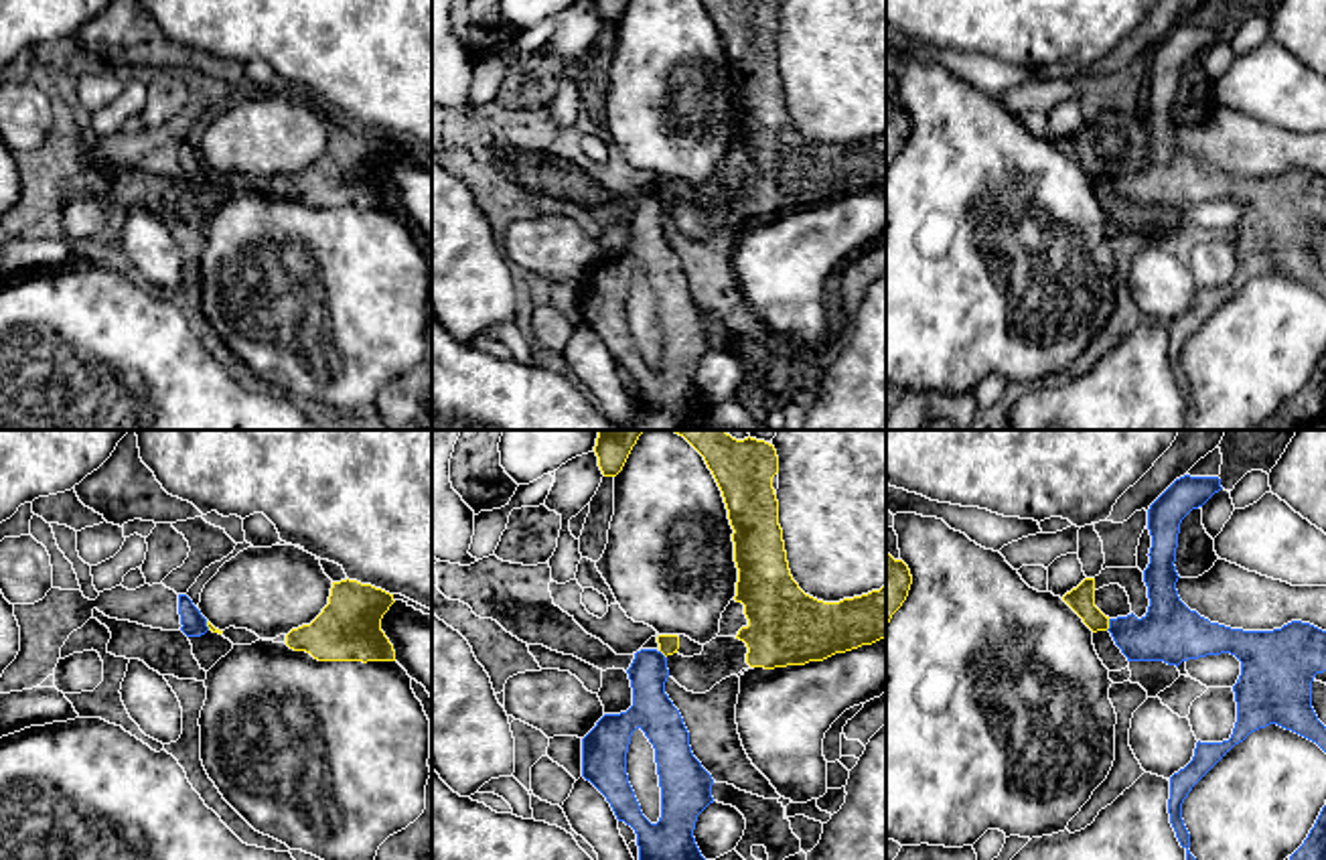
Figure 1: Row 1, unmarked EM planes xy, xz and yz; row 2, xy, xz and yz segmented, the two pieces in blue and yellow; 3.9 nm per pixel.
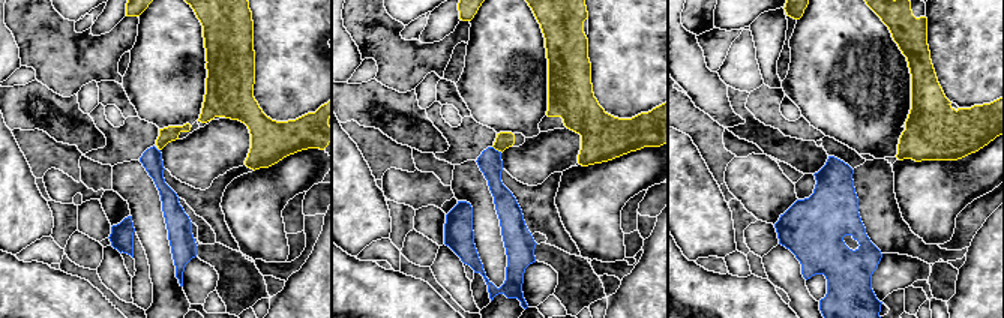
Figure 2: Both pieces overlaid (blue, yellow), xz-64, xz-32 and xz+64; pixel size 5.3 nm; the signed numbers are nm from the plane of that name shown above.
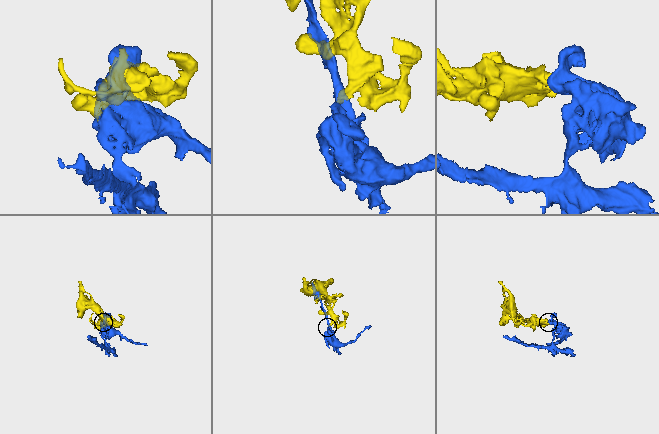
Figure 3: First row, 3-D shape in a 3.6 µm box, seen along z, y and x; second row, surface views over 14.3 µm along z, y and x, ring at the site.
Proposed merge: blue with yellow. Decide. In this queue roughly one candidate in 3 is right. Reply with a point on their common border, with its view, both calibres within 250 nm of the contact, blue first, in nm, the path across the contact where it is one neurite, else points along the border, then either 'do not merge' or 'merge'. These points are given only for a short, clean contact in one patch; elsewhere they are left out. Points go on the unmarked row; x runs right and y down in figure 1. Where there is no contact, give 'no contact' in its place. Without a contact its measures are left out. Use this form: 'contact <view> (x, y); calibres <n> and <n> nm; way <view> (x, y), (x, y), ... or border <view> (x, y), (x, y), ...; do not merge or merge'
contact yz (1110, 171); calibres 240 and 110 nm; border yz (1110, 165), (1106, 175); do not merge

